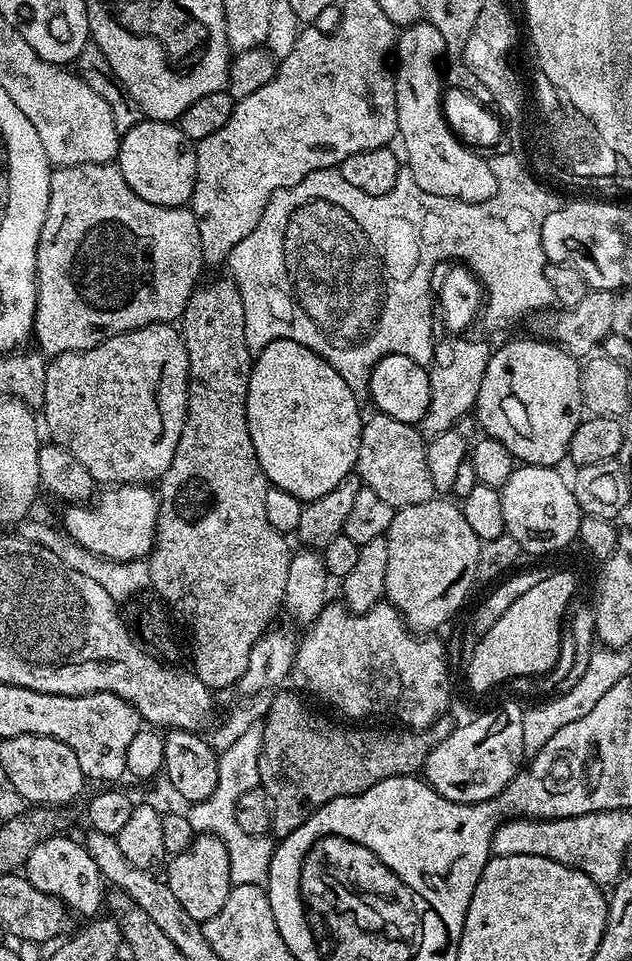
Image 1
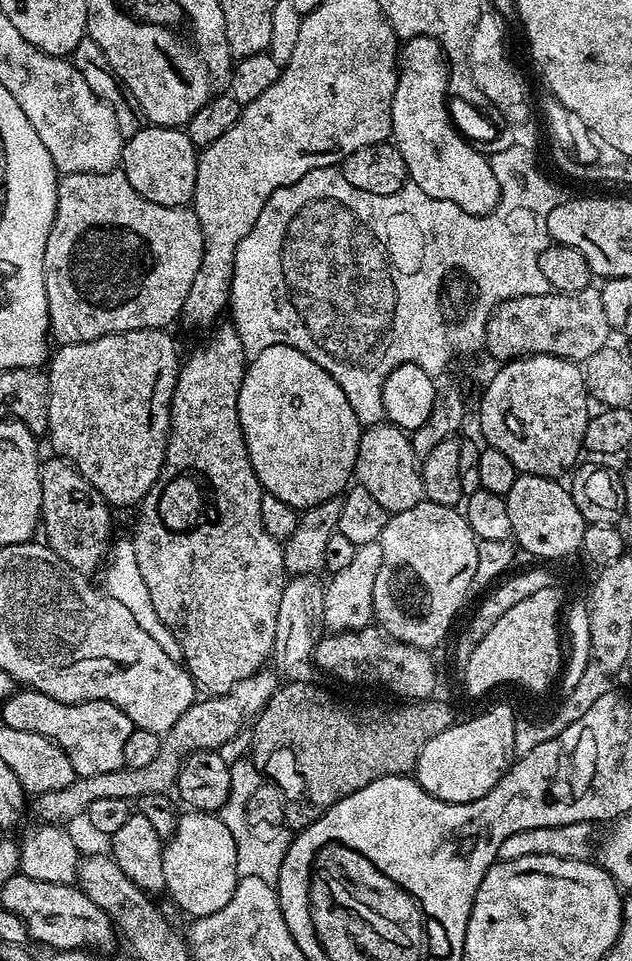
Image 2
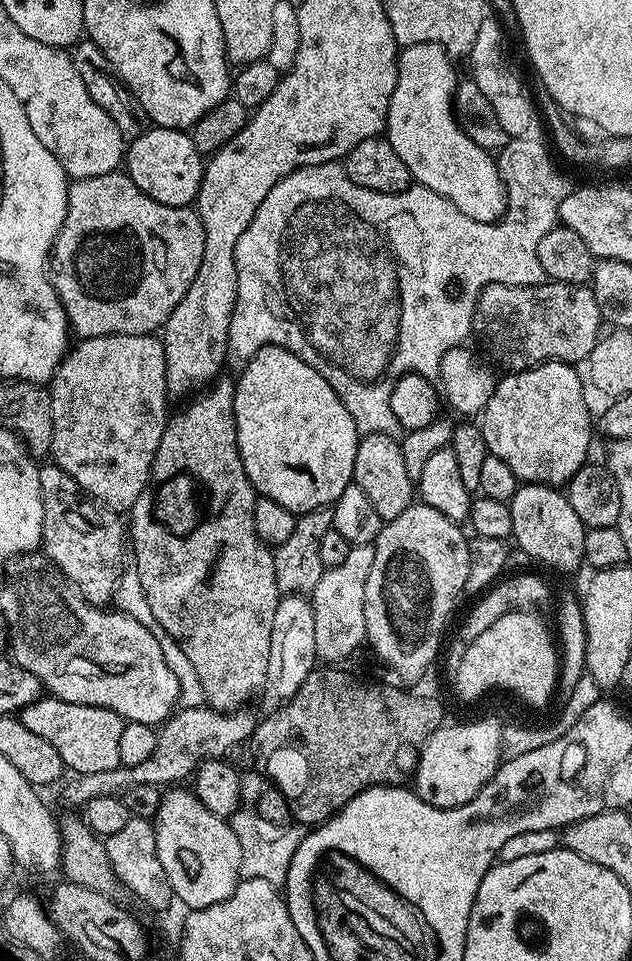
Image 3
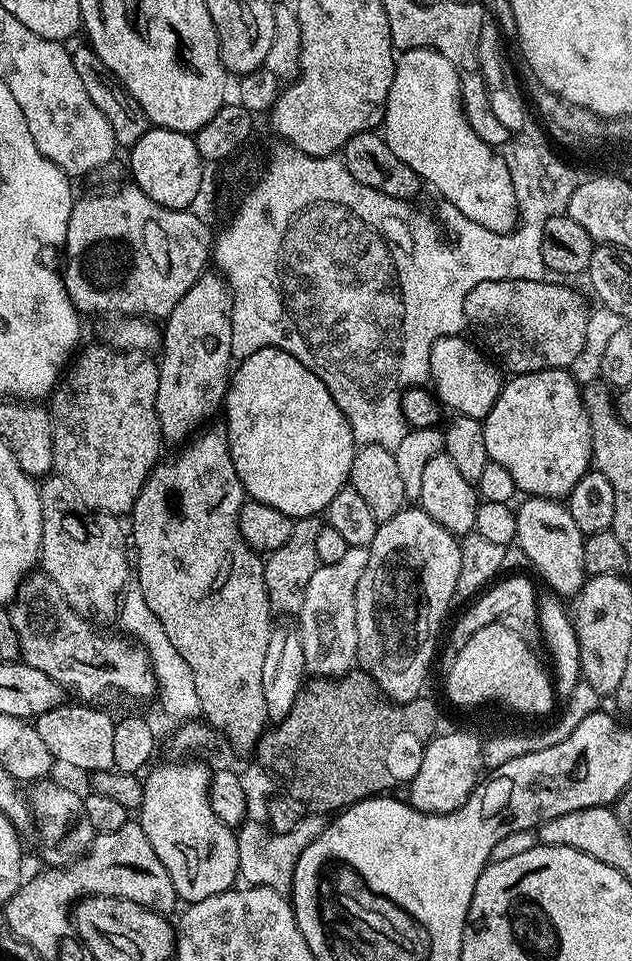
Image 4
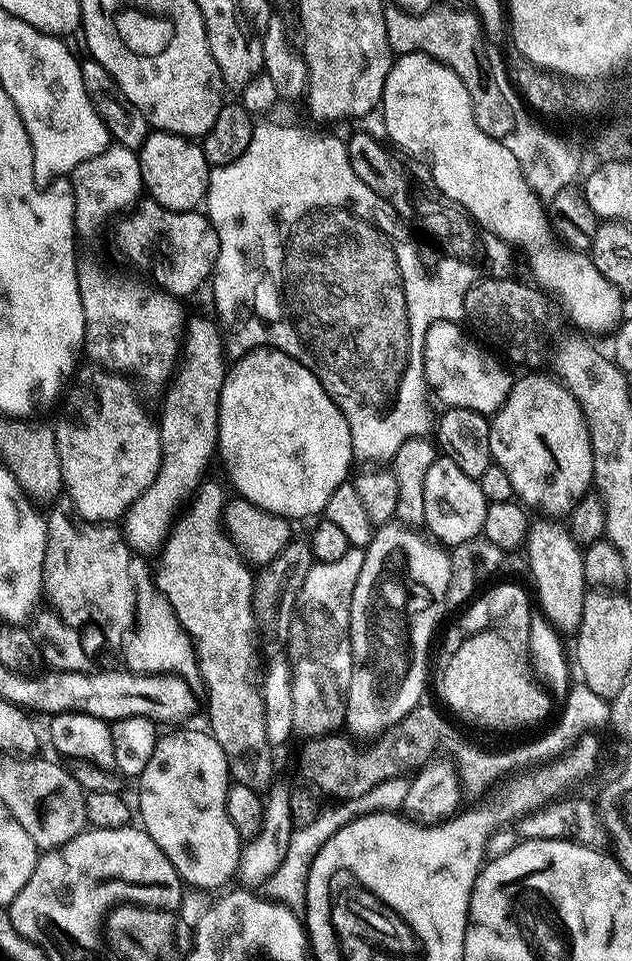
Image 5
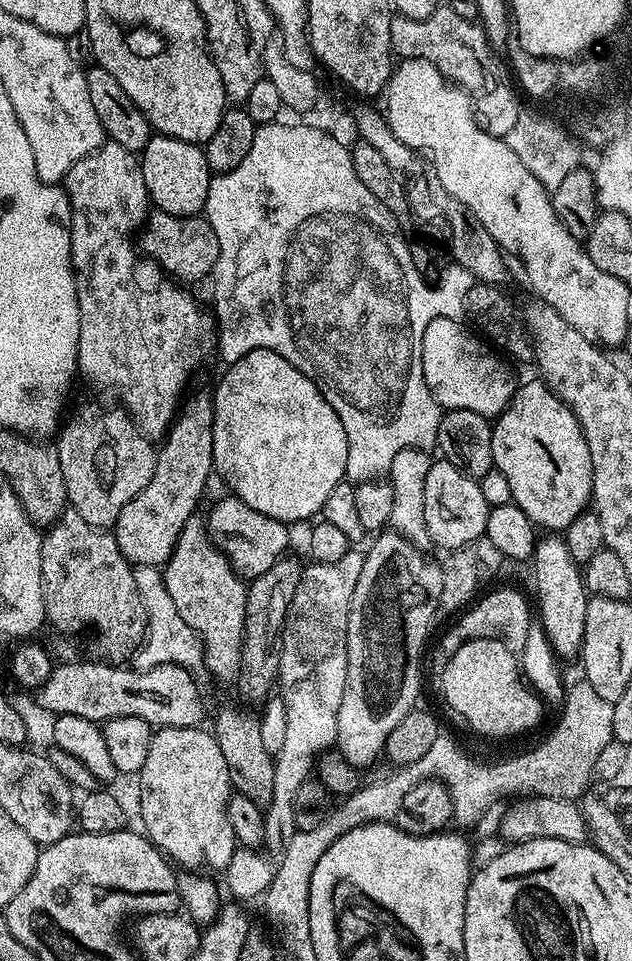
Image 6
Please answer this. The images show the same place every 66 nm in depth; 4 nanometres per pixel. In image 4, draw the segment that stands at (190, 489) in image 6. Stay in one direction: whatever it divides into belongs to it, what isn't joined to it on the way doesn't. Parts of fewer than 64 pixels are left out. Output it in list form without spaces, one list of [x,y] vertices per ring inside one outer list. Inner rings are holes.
[[[204,271],[194,286],[182,294],[182,302],[163,321],[160,354],[156,395],[160,435],[165,441],[184,442],[199,433],[215,412],[217,415],[223,409],[228,381],[234,371],[232,290],[219,271]]]

